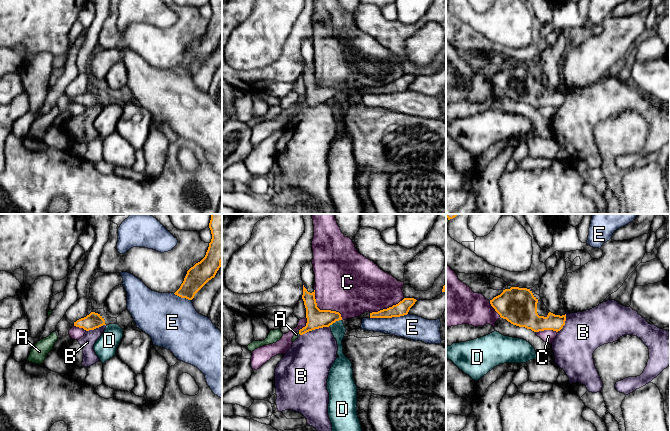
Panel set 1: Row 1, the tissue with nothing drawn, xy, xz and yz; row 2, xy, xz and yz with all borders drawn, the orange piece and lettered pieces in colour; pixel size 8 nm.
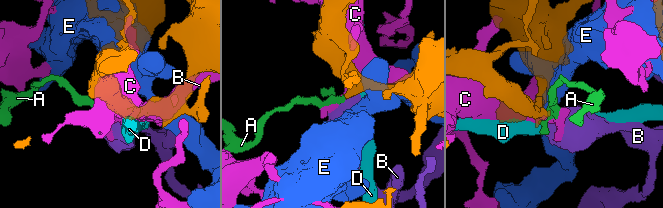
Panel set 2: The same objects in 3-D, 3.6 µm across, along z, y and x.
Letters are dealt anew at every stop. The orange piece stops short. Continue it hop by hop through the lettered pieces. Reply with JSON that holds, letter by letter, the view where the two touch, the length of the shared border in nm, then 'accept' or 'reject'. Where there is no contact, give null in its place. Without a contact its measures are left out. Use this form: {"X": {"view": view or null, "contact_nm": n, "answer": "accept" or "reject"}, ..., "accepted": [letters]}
{"A": {"view": "xz", "contact_nm": 30, "answer": "accept"}, "B": {"view": "xz", "contact_nm": 240, "answer": "reject"}, "C": {"view": "xz", "contact_nm": 340, "answer": "reject"}, "D": {"view": "xz", "contact_nm": 130, "answer": "reject"}, "E": {"view": "xz", "contact_nm": 300, "answer": "reject"}, "accepted": ["A"]}

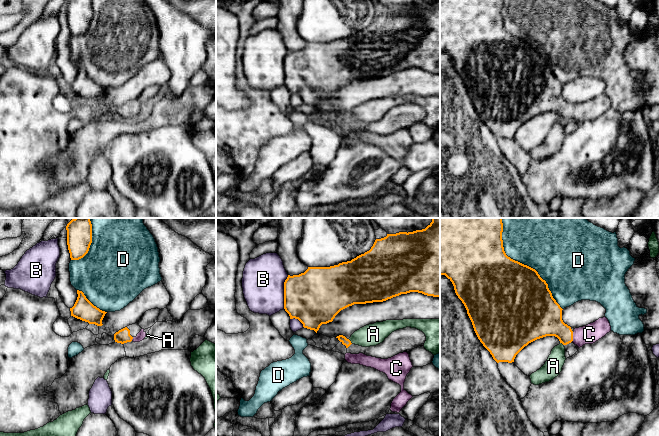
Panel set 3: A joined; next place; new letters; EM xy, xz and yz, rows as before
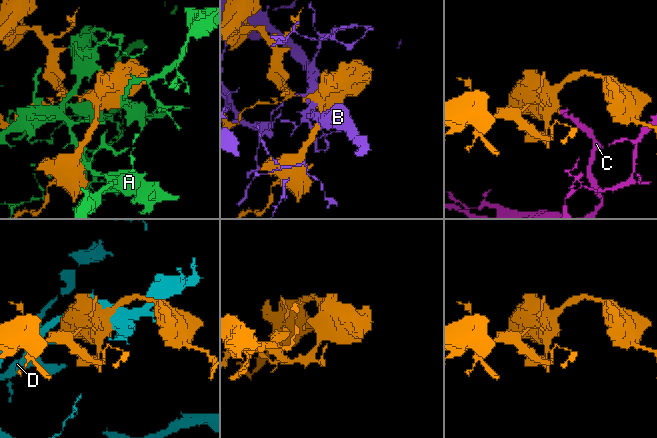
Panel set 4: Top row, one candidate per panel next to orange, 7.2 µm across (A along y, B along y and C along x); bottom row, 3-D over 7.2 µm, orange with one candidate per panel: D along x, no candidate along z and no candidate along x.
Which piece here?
{"A": {"view": "xz", "contact_nm": 50, "answer": "reject"}, "B": {"view": "xz", "contact_nm": 280, "answer": "reject"}, "C": {"view": "yz", "contact_nm": 80, "answer": "accept"}, "D": {"view": "yz", "contact_nm": 850, "answer": "reject"}, "accepted": ["C"]}

